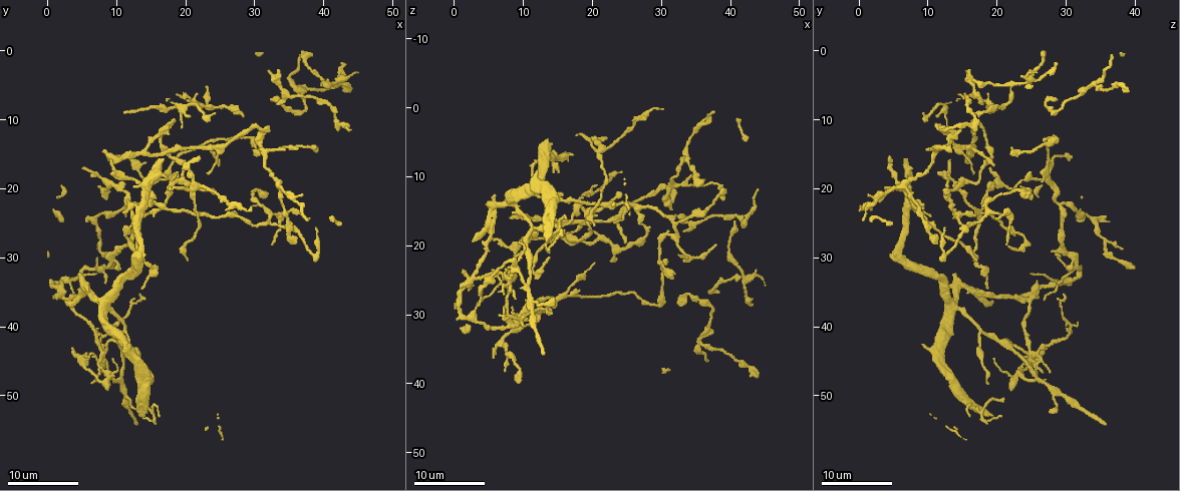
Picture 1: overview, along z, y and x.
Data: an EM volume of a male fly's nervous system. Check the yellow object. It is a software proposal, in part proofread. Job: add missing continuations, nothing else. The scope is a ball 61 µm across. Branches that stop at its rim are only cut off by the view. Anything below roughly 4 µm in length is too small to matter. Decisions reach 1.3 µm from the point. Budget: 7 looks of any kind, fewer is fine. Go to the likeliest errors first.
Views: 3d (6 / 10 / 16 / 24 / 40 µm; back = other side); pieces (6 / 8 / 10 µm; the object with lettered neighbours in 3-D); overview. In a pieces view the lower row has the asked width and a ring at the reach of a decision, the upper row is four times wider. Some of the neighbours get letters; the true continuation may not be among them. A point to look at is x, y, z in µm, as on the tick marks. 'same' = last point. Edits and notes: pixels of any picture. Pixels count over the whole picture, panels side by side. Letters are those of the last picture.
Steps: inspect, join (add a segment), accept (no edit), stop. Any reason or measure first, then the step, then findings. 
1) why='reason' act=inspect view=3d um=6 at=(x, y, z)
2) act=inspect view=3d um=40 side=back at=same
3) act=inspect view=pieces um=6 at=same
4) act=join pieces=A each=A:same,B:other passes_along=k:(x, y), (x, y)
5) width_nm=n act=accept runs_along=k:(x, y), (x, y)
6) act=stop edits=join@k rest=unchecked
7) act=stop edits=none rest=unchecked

why='branch stops here' act=inspect view=3d um=10 at=(25.0, 16.5, 19.5)

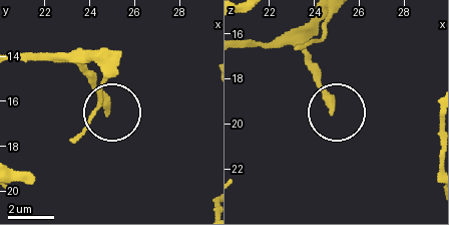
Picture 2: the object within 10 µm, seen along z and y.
why='what lies round it' act=inspect view=pieces um=6 at=(24.7, 16.5, 19.4)

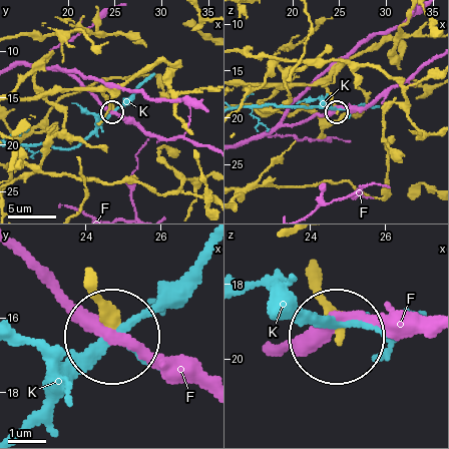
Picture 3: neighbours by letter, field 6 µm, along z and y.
act=accept each=F:other,K:other runs_along=3:(86, 289), (108, 334) found='no lettered segment goes on from it'

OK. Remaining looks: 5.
why='an open end' act=inspect view=pieces um=6 at=(13.5, 28.5, 21.5)

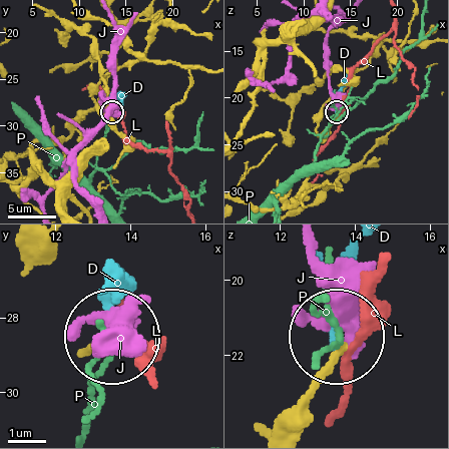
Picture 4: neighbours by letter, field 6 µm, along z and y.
act=accept each=D:other,J:other,L:other,P:other found='none of them fits'

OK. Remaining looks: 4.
why='branch stops here' act=inspect view=3d um=10 at=(31.0, 15.0, 22.5)

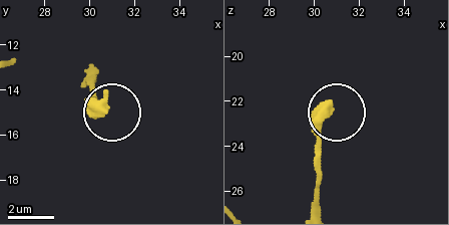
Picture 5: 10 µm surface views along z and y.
act=inspect view=pieces um=8 at=(30.5, 14.8, 22.2)

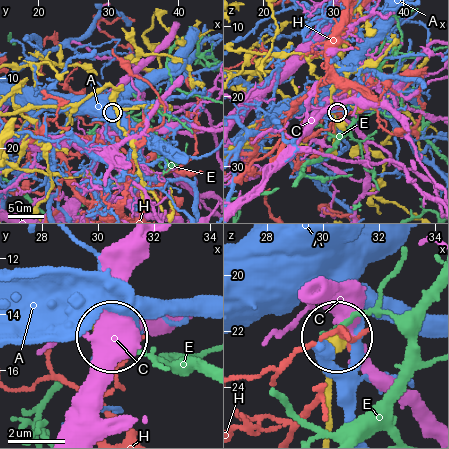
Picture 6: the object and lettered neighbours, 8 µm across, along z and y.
width_nm=320 act=accept each=A:other,C:other,E:other,H:other found='none of them fits'

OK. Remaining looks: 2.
act=stop edits=none rest=unchecked

